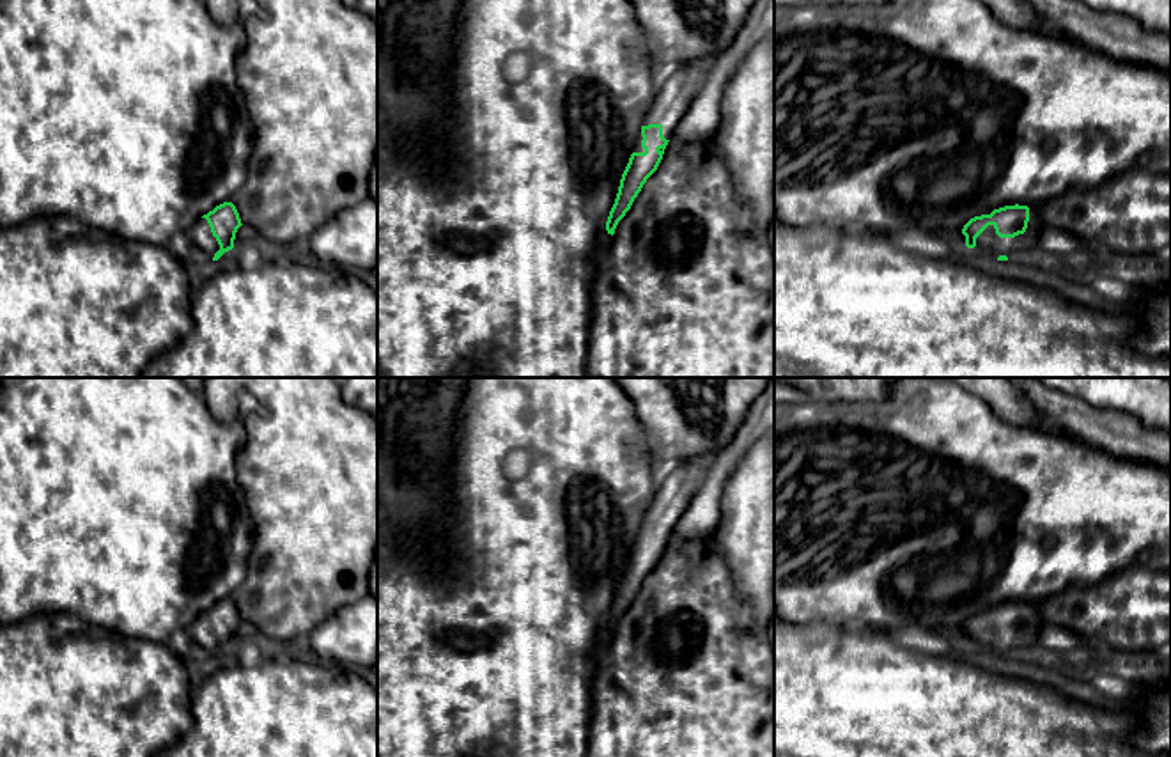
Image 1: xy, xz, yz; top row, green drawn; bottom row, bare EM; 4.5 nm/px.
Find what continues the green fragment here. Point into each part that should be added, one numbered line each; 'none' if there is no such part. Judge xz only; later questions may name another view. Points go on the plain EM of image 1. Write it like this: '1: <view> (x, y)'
1: xz (677, 486)

